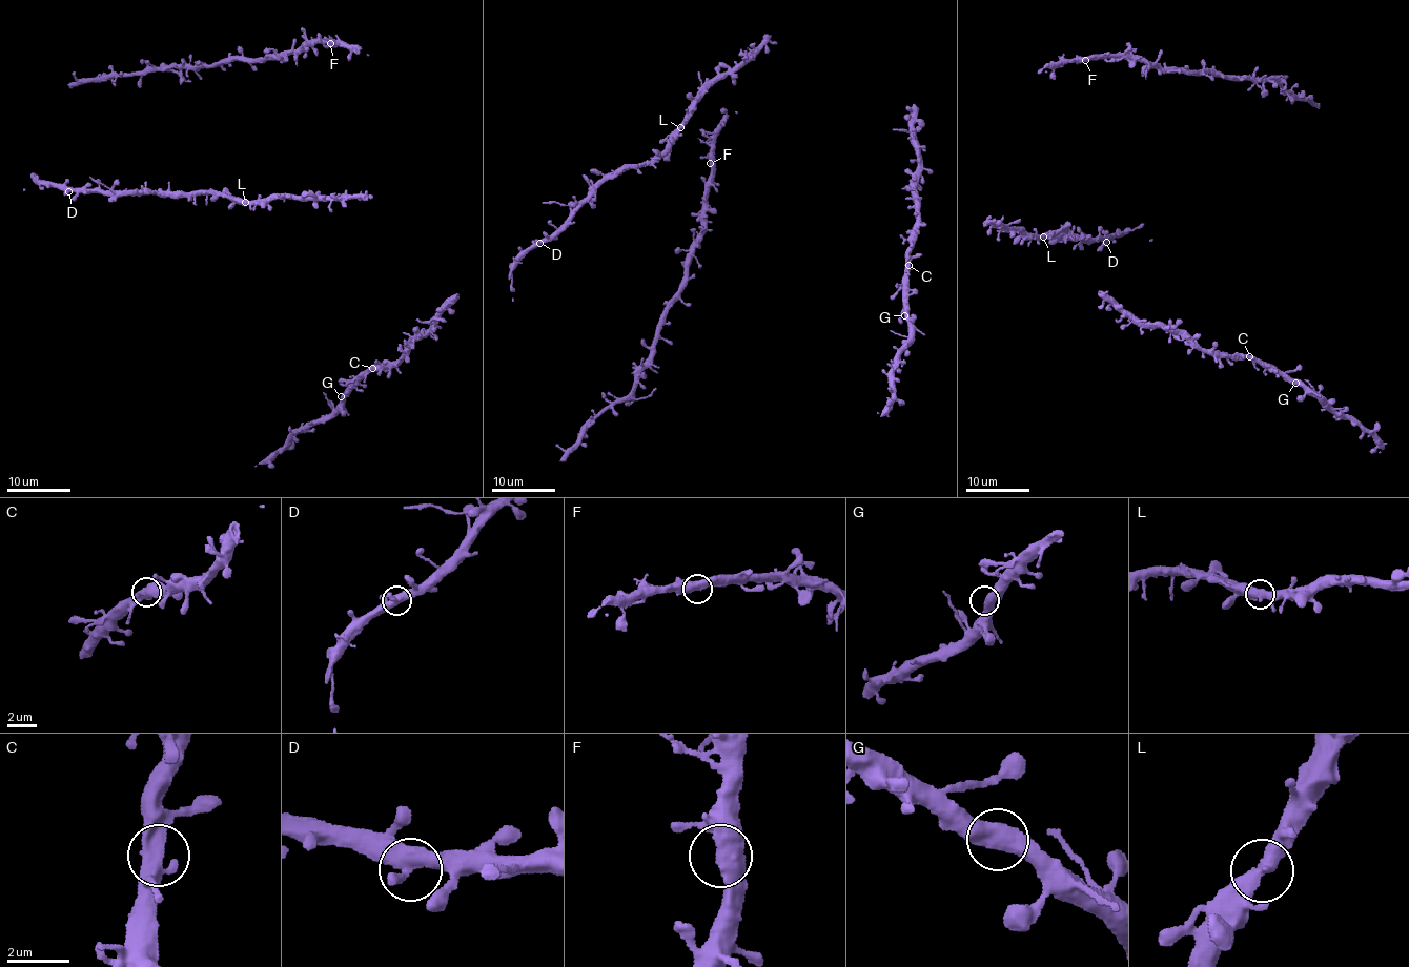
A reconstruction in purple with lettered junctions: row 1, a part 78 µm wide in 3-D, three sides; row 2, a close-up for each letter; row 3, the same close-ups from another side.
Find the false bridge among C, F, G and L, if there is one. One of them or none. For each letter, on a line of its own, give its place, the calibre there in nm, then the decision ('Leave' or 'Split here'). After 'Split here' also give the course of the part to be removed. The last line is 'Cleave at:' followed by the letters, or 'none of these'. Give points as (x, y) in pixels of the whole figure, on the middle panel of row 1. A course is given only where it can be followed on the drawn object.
C: Place: (909, 265). Thickness 500 nm. Leave
F: Place: (710, 163). Thickness 550 nm. Leave
G: Place: (904, 315). Thickness 550 nm. Leave
L: Place: (680, 127). Thickness 480 nm. Leave
Cleave at: none of these

